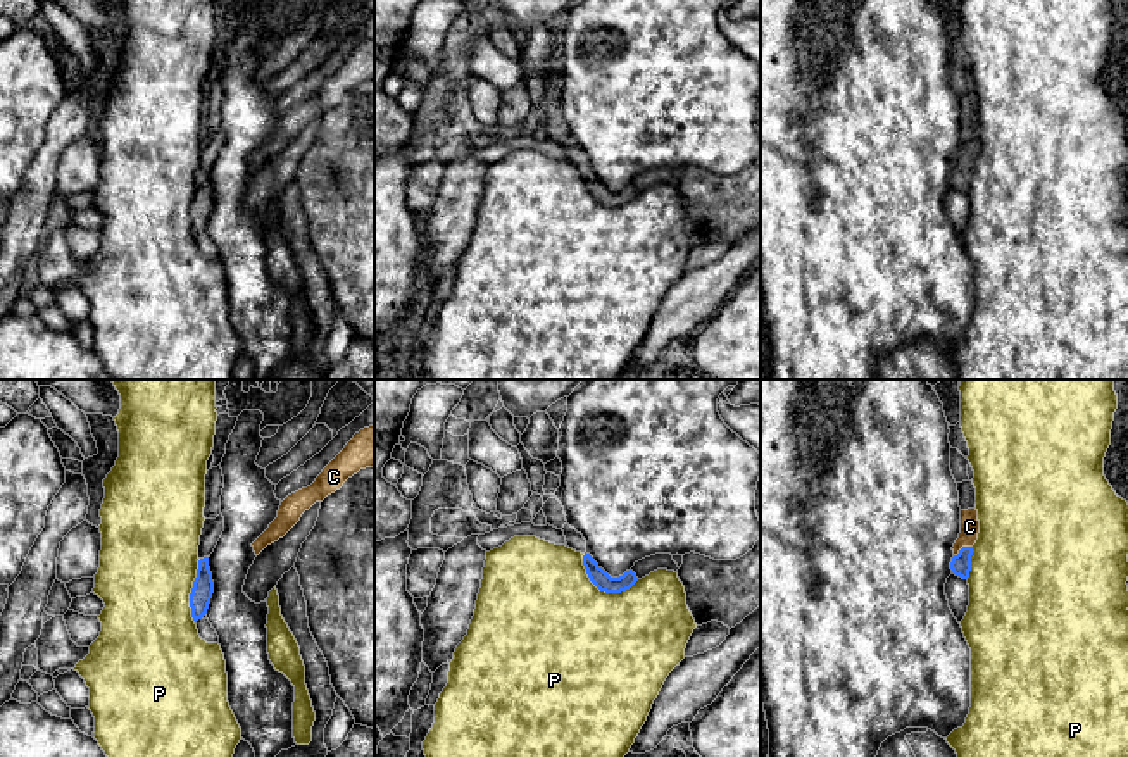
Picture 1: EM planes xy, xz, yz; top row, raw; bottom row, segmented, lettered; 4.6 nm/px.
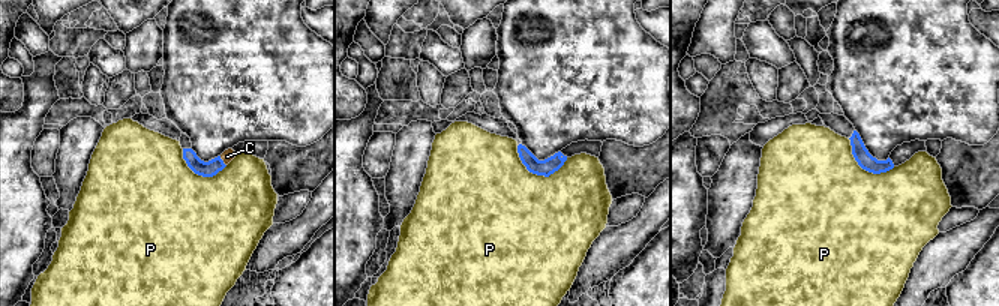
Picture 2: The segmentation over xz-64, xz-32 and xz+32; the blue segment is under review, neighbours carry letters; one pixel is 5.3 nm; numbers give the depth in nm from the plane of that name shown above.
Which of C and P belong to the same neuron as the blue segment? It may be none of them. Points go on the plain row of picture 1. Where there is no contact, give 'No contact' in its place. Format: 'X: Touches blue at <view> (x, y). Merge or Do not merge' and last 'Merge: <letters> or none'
C: Touches blue at yz (963, 161). Merge
P: Touches blue at xz (602, 204). Do not merge
Merge: C

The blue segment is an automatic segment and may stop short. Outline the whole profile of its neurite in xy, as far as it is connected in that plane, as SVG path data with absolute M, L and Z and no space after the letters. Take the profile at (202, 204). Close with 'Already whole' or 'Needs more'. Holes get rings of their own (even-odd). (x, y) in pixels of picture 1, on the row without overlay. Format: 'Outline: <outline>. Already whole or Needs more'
Outline: M204 171L198 174L197 191L190 207L191 231L195 236L207 228L212 207L214 195L209 181L209 171Z. Already whole

